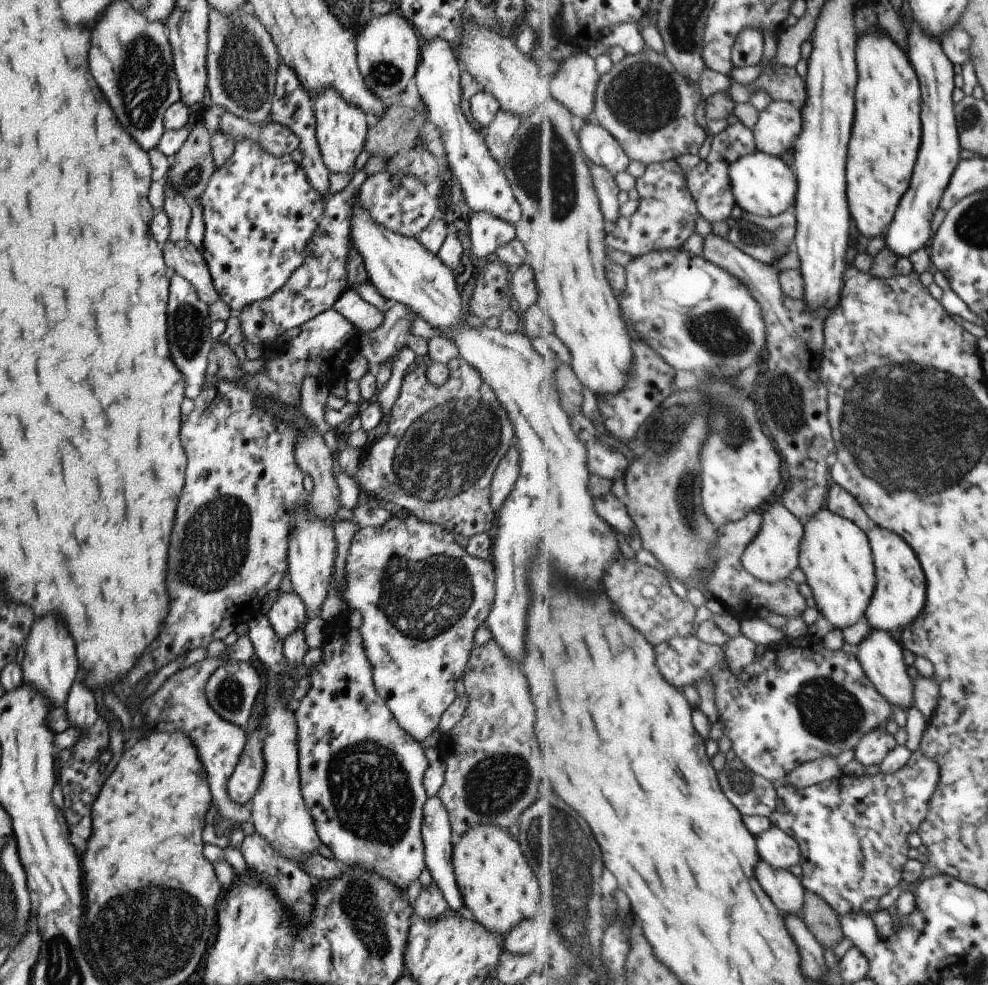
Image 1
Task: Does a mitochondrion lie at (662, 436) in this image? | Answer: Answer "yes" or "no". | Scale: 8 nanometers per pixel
yes

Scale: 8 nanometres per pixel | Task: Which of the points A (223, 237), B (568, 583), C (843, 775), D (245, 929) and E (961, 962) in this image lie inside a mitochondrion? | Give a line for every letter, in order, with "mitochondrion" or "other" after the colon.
A: other
B: other
C: other
D: other
E: other

